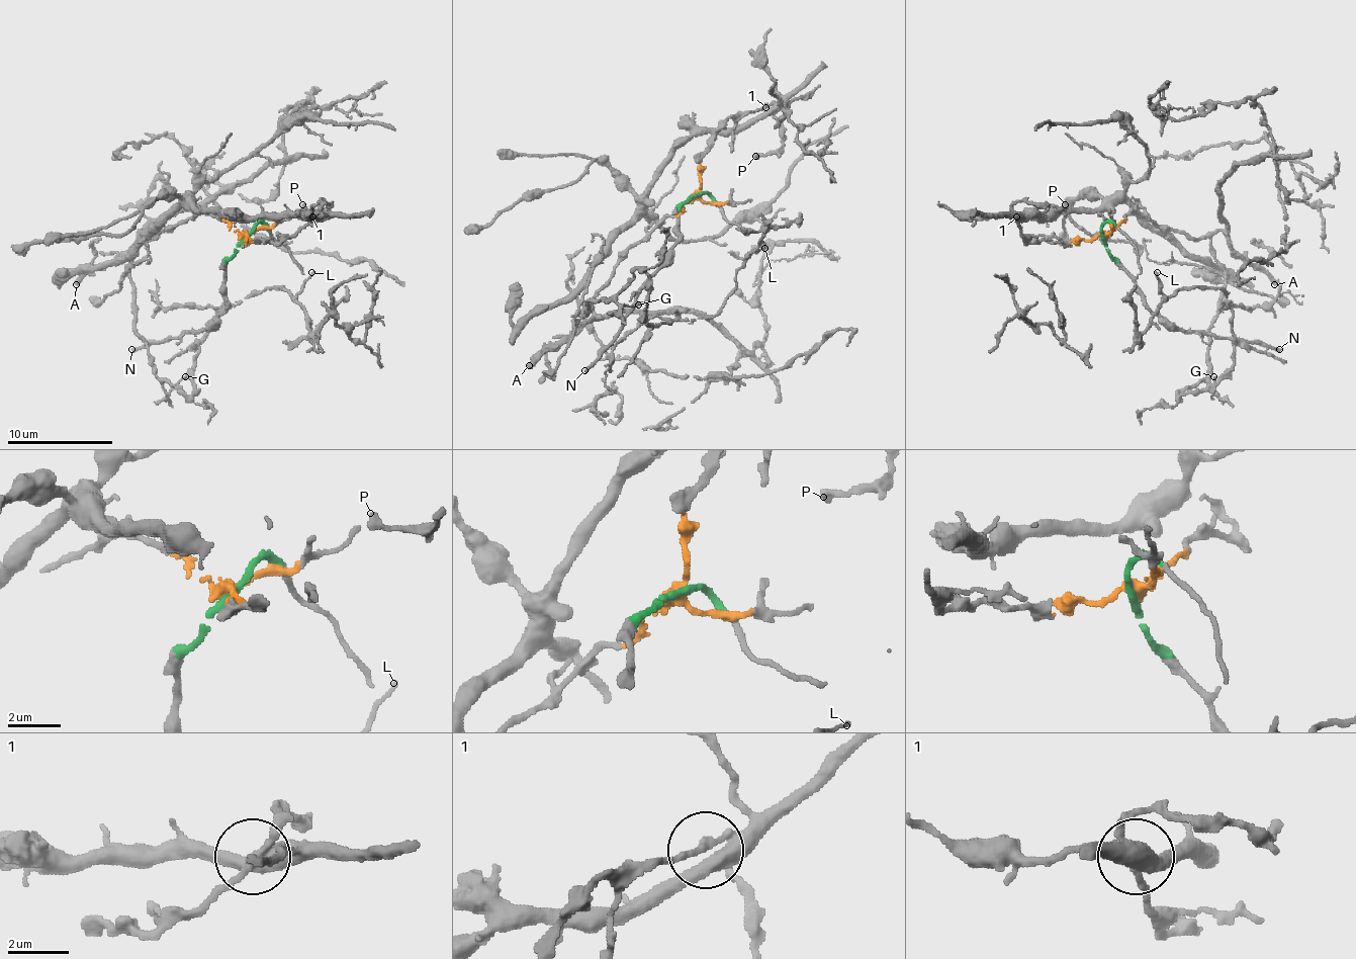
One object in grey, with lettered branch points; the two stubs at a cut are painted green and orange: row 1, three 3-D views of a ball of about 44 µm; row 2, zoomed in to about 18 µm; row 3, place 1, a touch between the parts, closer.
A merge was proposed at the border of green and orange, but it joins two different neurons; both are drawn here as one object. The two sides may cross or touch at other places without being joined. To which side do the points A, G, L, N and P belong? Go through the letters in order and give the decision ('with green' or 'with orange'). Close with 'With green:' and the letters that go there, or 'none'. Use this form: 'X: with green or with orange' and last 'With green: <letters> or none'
A: with orange
G: with orange
L: with orange
N: with green
P: with orange
With green: N

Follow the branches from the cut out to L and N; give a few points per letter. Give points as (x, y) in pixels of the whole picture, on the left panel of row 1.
L: (244, 235), (194, 213), (139, 240), (136, 335), (183, 393), (222, 307), (294, 295), (312, 272)
N: (244, 238), (226, 264), (226, 309), (207, 327), (186, 330), (165, 340), (130, 348)

